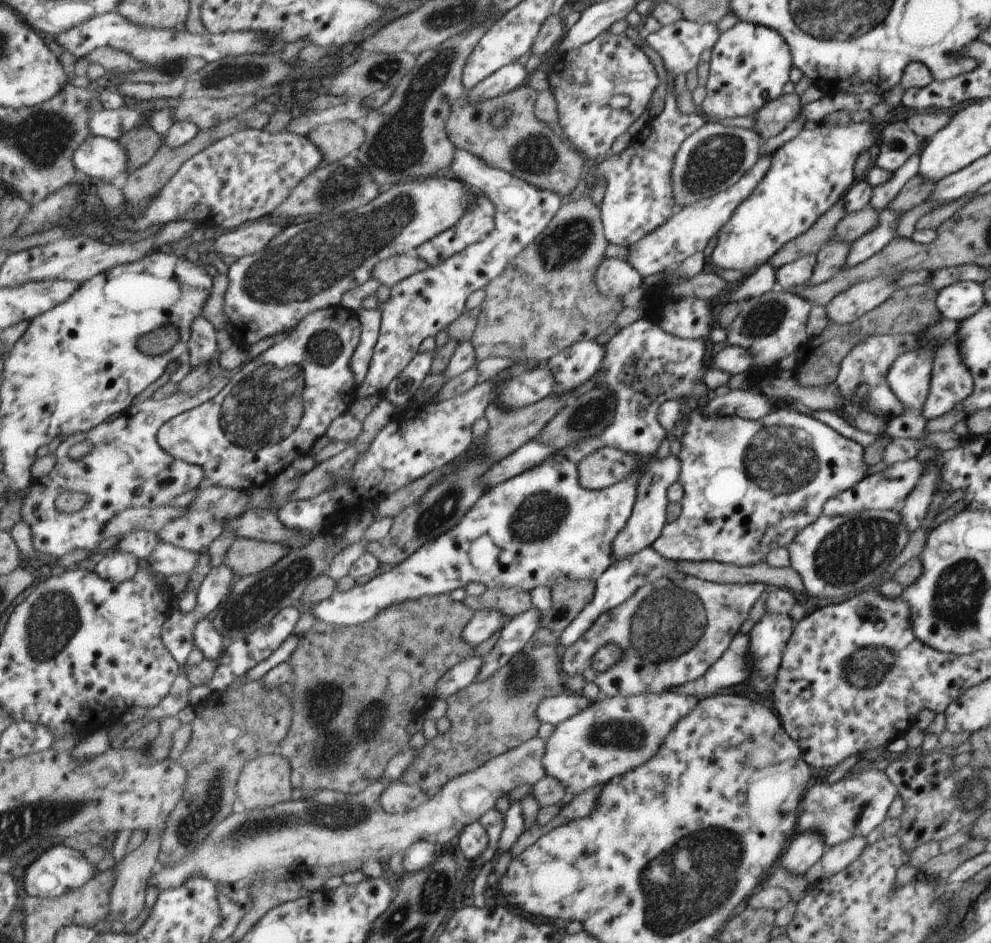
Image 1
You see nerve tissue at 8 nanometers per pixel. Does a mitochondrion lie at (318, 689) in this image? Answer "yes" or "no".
yes

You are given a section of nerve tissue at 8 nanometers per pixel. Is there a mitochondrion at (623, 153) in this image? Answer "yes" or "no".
no

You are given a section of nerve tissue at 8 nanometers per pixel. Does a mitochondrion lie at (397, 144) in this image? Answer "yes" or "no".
yes

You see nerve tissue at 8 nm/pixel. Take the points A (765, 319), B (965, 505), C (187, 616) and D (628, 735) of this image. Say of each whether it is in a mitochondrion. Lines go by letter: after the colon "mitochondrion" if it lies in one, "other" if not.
A: mitochondrion
B: other
C: other
D: mitochondrion

